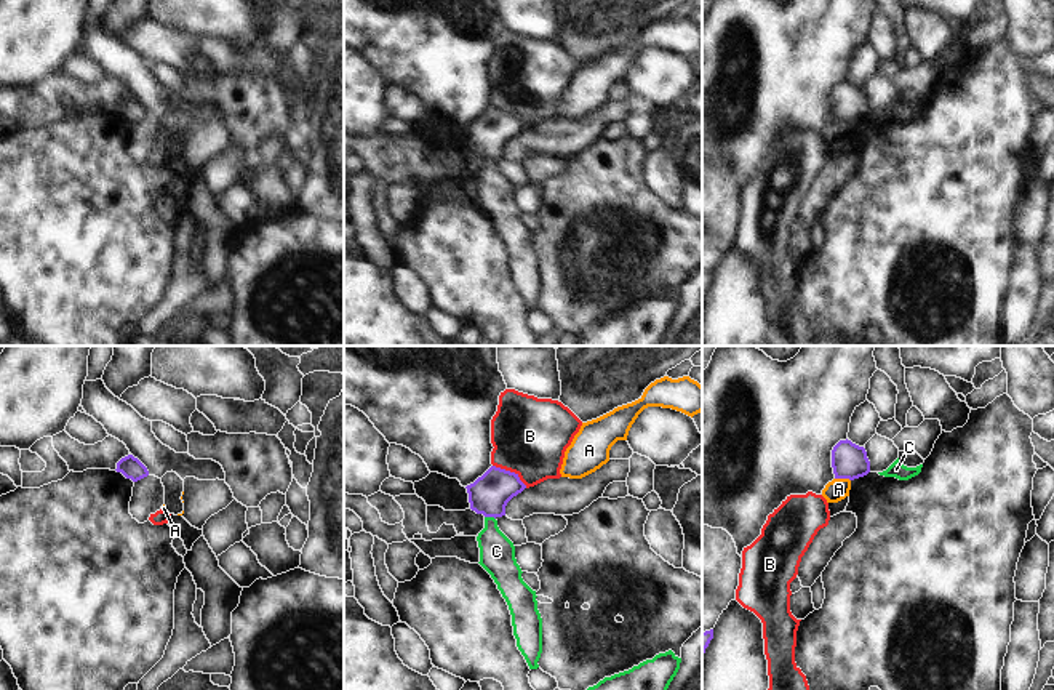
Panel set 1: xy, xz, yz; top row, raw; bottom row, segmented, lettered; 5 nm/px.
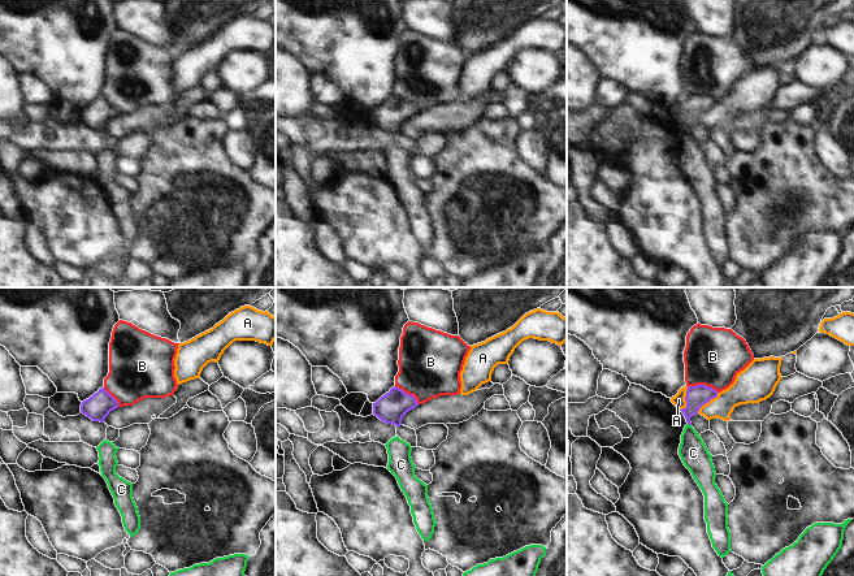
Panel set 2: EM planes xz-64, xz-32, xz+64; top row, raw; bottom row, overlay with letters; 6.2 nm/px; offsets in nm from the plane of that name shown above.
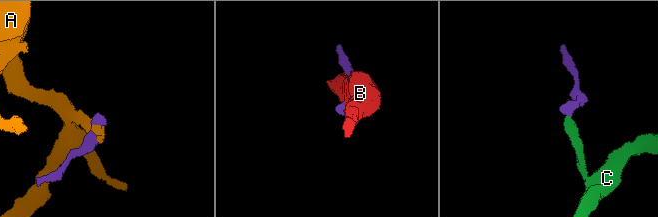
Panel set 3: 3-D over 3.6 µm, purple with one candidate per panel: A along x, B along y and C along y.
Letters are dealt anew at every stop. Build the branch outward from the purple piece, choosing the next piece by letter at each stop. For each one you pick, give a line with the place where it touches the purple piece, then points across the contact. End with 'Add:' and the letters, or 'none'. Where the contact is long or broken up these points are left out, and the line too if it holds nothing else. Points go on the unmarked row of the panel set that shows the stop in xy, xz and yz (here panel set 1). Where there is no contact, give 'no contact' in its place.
Add: none

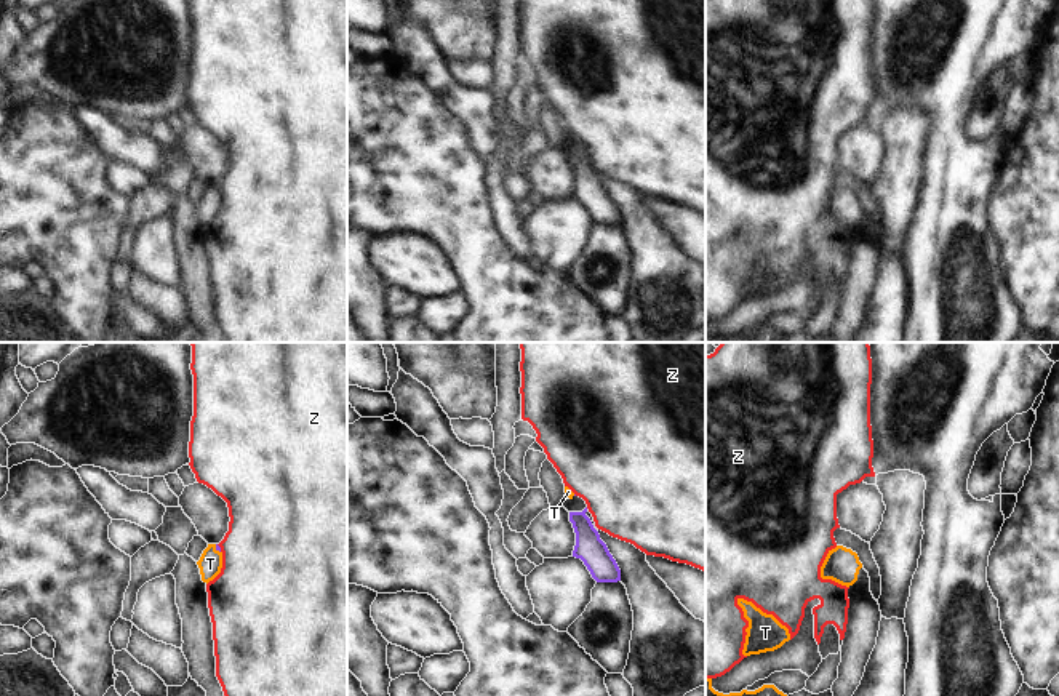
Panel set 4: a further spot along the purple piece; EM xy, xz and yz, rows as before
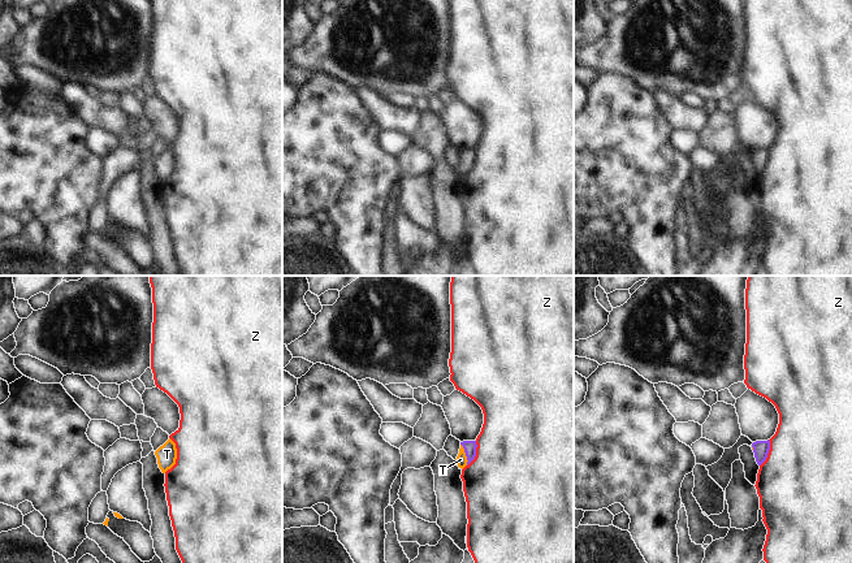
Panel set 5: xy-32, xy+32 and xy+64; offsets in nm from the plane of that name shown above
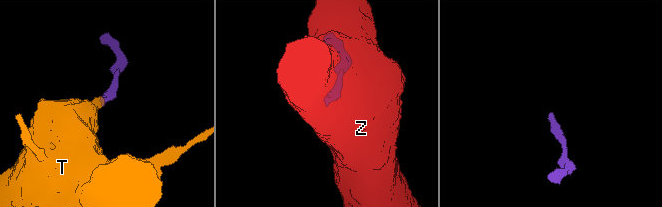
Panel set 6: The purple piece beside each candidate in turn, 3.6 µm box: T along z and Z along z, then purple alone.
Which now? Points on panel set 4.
T: contact xy (216, 191); way xy (218, 189), (216, 191), (210, 205)
Add: T

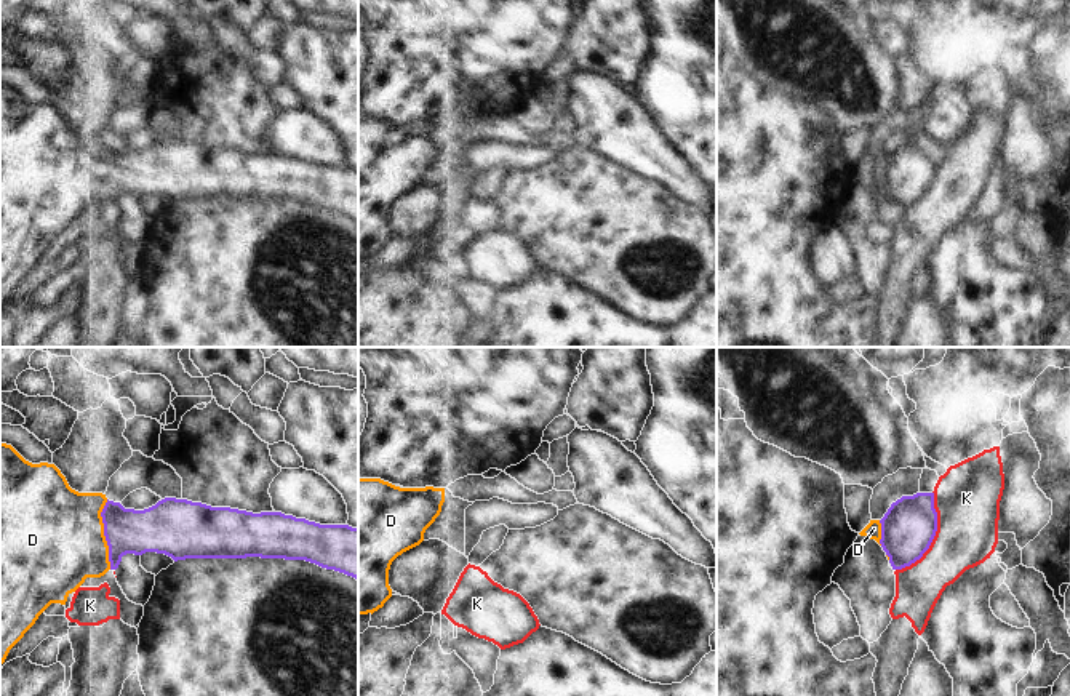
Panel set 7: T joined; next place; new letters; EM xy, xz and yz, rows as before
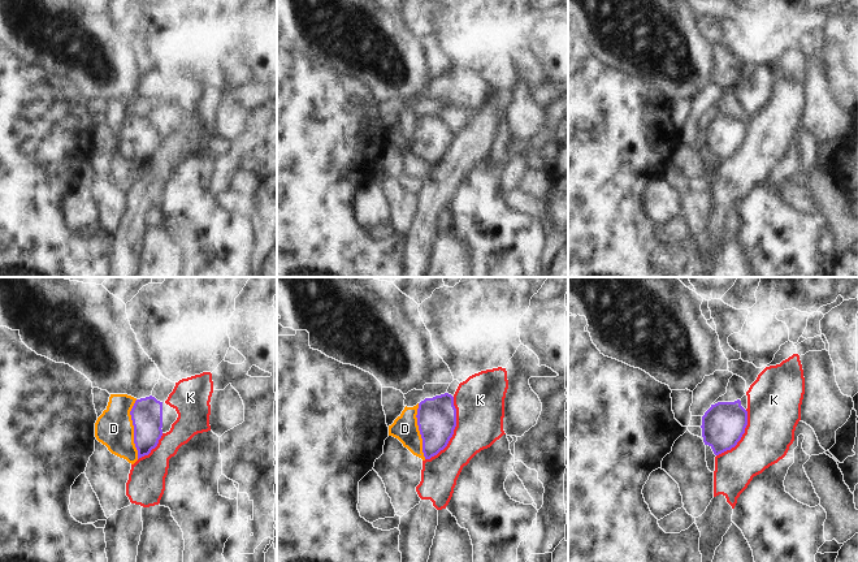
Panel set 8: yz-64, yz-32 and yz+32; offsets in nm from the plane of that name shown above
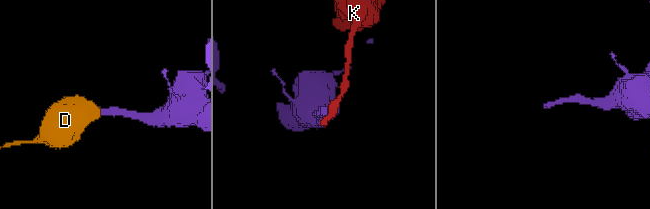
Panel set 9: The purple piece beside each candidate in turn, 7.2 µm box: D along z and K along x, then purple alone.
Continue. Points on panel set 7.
D: contact xy (104, 176); way xy (152, 172), (104, 176), (55, 181)
Add: D

